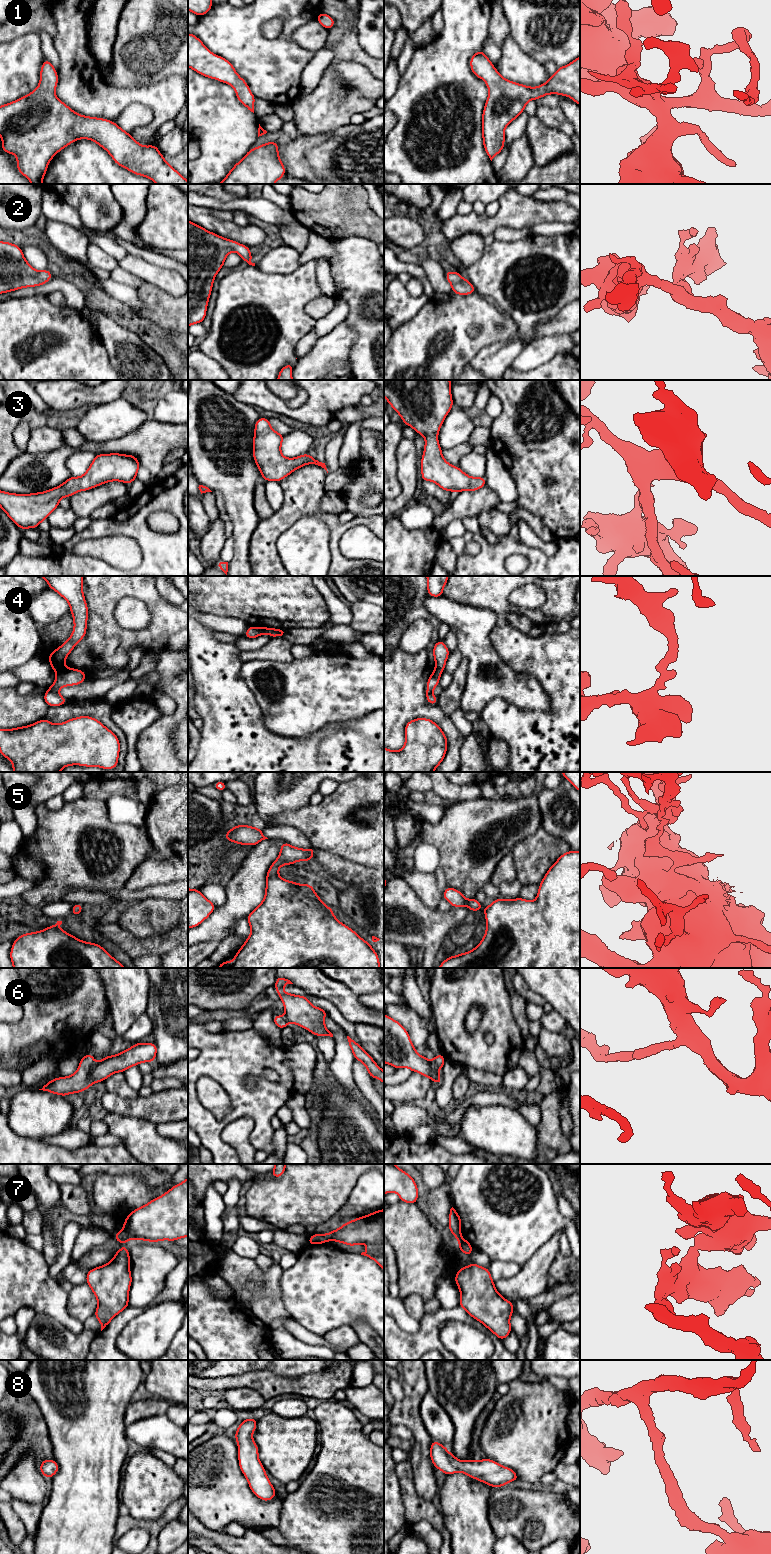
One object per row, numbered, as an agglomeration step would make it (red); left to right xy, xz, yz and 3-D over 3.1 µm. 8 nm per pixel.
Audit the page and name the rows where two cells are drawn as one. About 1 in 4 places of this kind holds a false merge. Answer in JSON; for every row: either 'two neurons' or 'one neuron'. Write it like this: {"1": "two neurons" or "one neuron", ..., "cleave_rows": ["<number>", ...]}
{"1": "one neuron", "2": "one neuron", "3": "one neuron", "4": "two neurons", "5": "one neuron", "6": "one neuron", "7": "two neurons", "8": "one neuron", "cleave_rows": ["4", "7"]}

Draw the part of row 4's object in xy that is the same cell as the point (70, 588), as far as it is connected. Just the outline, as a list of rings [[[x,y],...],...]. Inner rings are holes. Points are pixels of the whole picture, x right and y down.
[[[40,576],[48,582],[70,605],[74,629],[69,639],[47,657],[52,669],[58,673],[65,667],[66,657],[86,635],[88,606],[83,594],[83,576]]]

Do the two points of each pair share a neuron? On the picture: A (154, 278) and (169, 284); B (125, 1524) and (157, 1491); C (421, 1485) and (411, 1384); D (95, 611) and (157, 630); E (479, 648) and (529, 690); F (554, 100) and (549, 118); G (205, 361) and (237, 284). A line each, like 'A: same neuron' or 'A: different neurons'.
A: same neuron
B: different neurons
C: same neuron
D: same neuron
E: same neuron
F: different neurons
G: different neurons

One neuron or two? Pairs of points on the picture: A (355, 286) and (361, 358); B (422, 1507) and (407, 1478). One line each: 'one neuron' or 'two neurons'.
A: one neuron
B: one neuron

